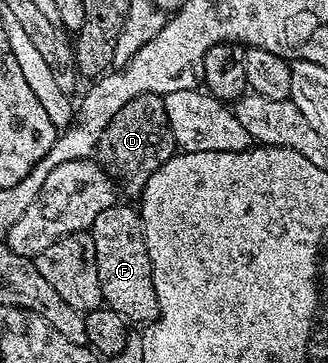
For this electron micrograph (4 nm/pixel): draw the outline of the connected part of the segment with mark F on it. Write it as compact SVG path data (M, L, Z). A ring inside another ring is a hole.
M113 205L102 209L98 217L94 217L90 234L94 241L94 257L98 265L98 281L102 281L102 297L104 303L113 311L122 316L129 325L147 325L160 316L158 293L154 289L154 277L150 265L150 253L146 249L144 240L144 222L140 219L139 210L135 206L120 207Z

